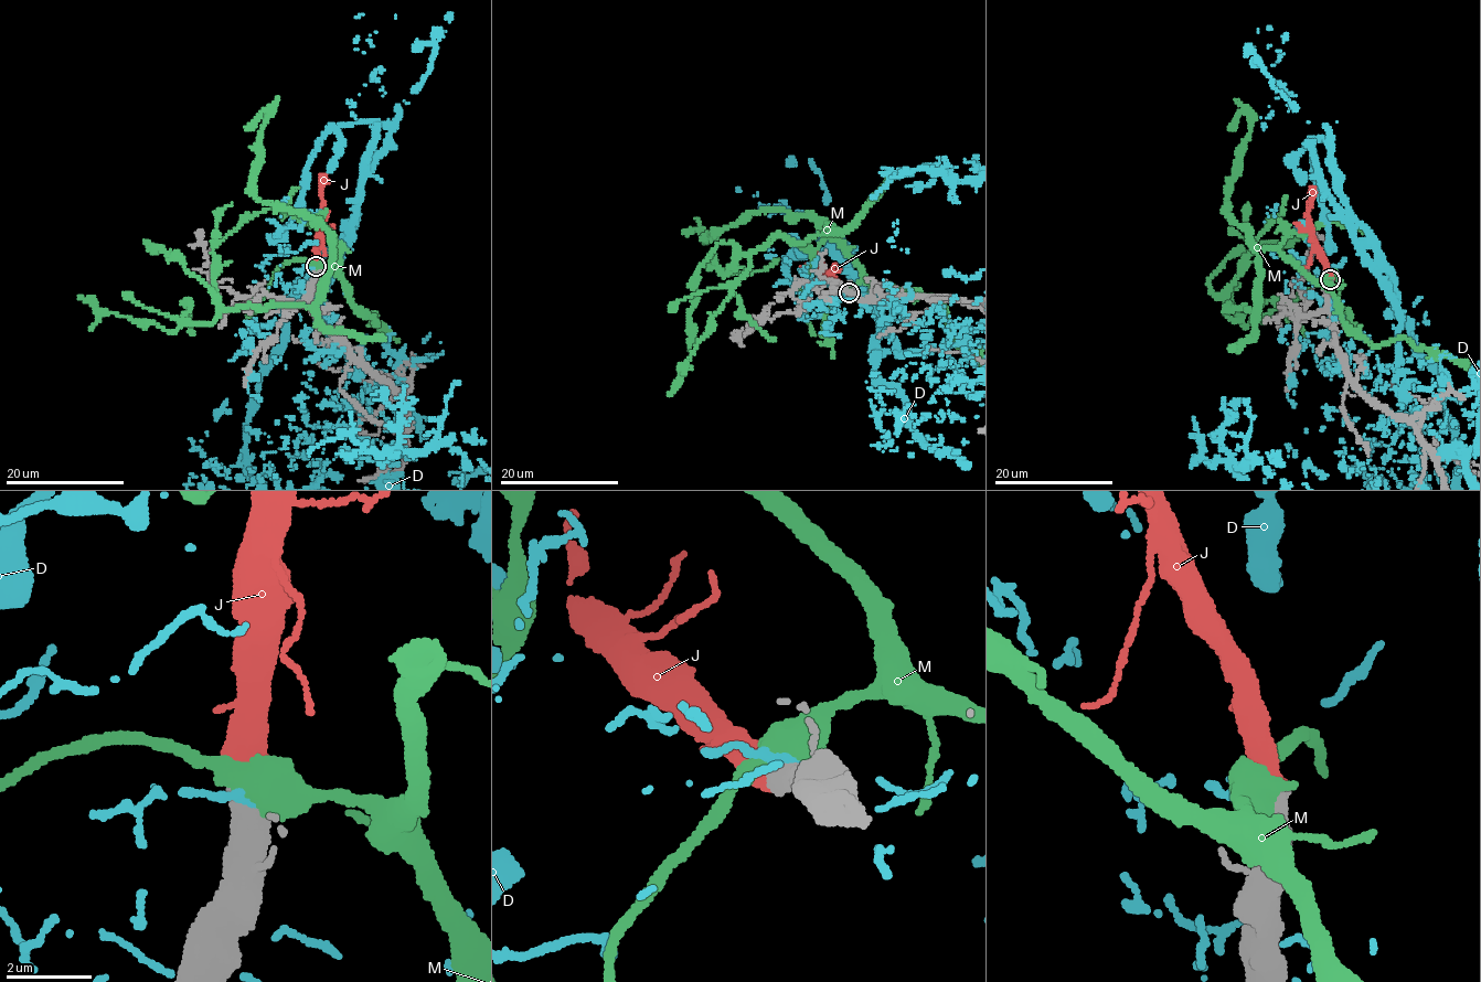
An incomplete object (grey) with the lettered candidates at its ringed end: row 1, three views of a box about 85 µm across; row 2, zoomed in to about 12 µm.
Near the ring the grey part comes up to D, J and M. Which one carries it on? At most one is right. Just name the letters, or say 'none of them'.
J

